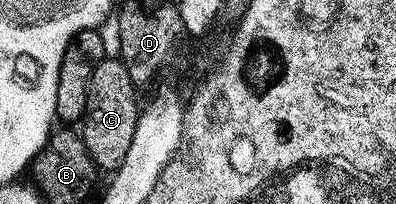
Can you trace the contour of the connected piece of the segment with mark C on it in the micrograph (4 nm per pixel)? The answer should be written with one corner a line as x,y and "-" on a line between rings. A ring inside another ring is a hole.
105,60
96,66
88,88
86,116
80,123
80,133
99,171
116,172
124,160
128,160
128,148
132,148
132,140
136,140
140,117
138,96
140,90
134,86
128,68
121,60

